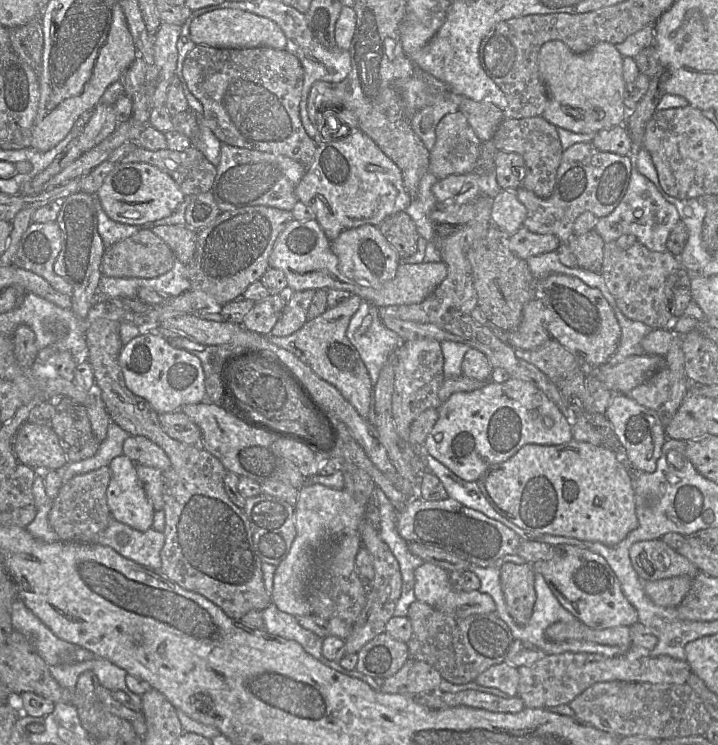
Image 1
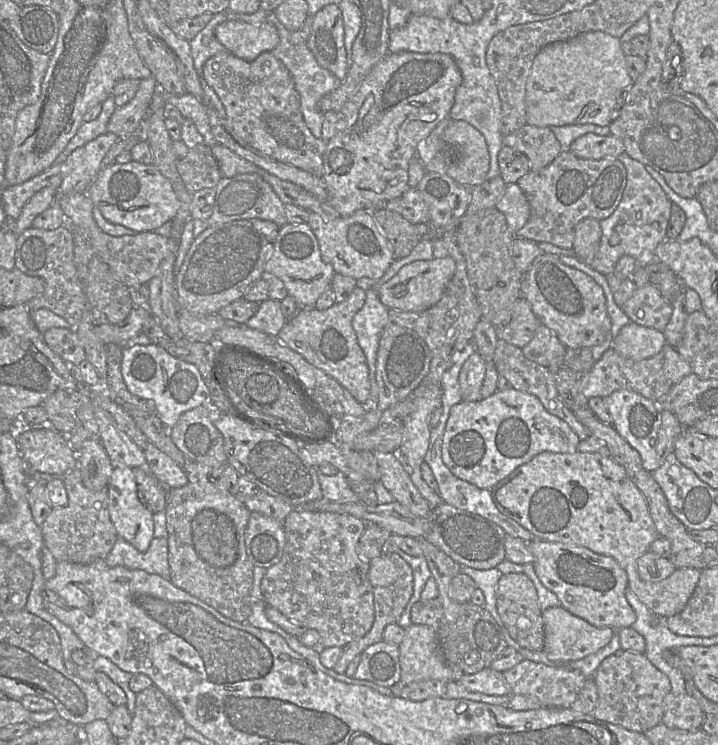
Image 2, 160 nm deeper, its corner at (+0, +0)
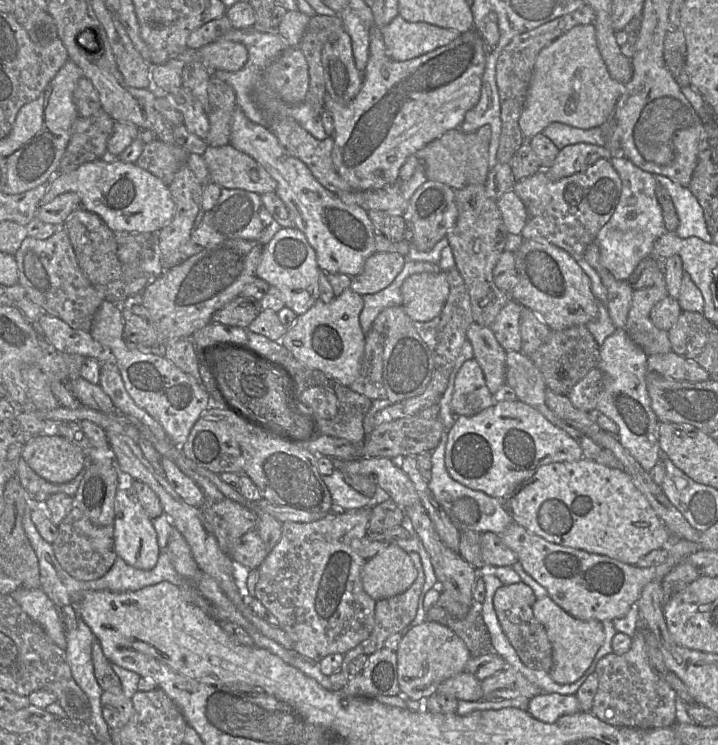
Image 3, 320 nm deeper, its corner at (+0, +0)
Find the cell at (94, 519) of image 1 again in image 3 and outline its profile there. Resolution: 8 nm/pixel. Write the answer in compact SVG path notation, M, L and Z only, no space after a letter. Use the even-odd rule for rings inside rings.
M76 506L60 523L52 547L61 567L72 577L92 581L103 577L118 557L114 545L114 526L93 524Z

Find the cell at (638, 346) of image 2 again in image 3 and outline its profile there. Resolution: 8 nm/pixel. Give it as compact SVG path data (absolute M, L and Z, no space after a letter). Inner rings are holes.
M618 328L600 347L597 366L605 375L597 408L617 424L619 441L647 472L662 458L659 444L660 421L652 409L646 386L648 357L630 338L626 329Z

